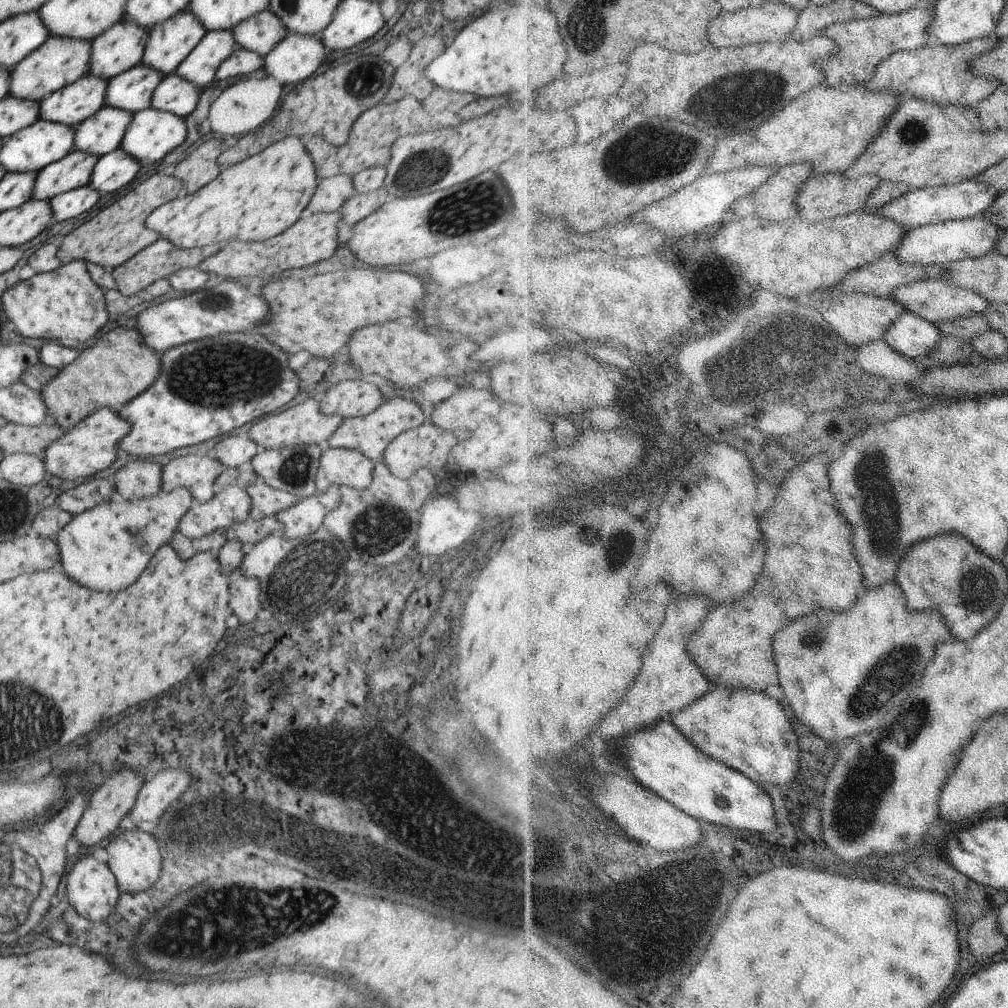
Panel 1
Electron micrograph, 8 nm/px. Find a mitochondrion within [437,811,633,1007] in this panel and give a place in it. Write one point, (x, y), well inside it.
(498, 894)

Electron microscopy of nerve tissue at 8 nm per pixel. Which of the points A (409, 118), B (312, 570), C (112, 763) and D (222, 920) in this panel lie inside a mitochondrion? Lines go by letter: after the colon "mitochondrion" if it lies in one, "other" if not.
A: other
B: mitochondrion
C: other
D: mitochondrion

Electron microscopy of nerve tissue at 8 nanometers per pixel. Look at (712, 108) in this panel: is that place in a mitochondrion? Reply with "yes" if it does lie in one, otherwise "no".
yes

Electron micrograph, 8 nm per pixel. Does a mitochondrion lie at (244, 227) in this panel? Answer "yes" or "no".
no

